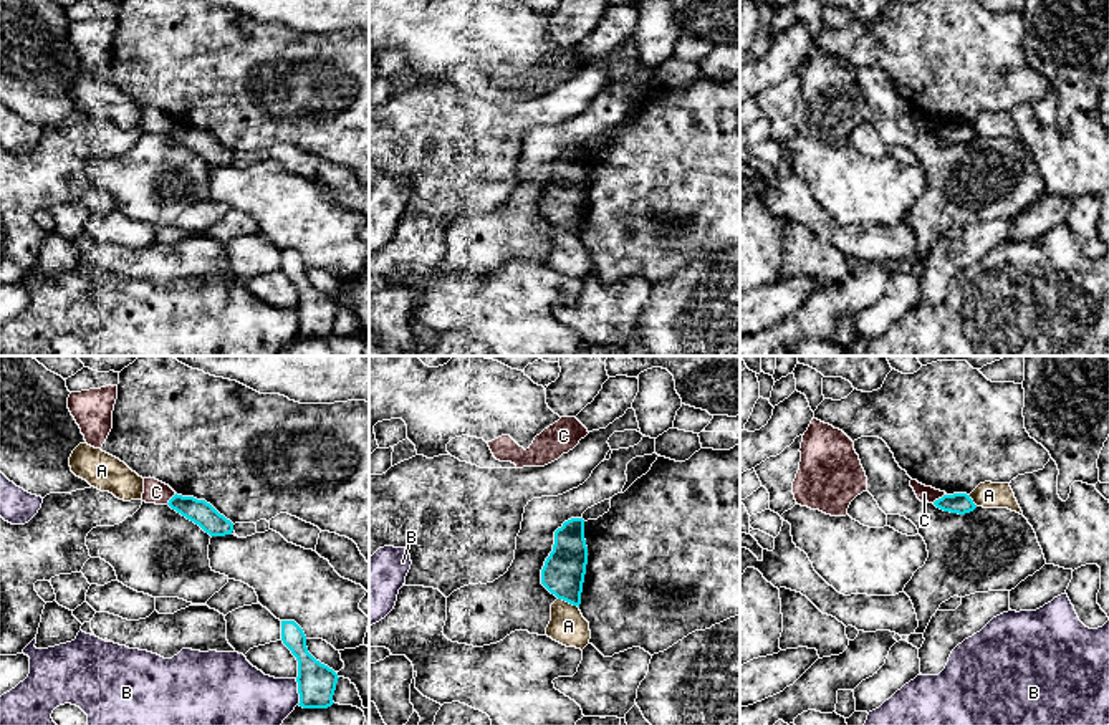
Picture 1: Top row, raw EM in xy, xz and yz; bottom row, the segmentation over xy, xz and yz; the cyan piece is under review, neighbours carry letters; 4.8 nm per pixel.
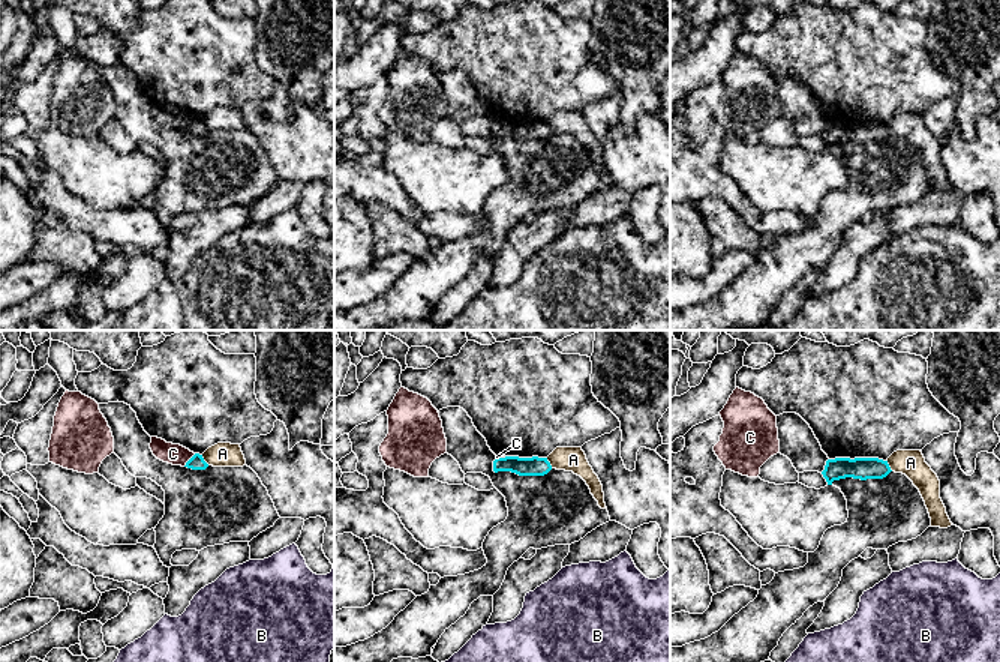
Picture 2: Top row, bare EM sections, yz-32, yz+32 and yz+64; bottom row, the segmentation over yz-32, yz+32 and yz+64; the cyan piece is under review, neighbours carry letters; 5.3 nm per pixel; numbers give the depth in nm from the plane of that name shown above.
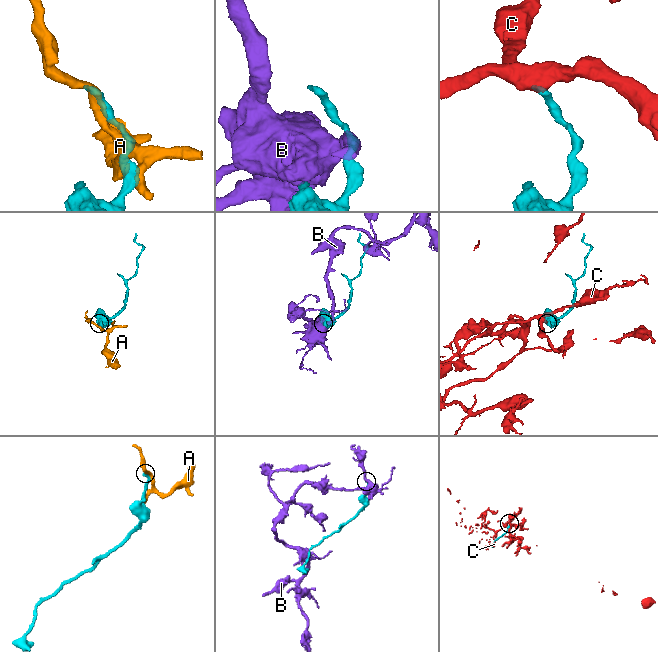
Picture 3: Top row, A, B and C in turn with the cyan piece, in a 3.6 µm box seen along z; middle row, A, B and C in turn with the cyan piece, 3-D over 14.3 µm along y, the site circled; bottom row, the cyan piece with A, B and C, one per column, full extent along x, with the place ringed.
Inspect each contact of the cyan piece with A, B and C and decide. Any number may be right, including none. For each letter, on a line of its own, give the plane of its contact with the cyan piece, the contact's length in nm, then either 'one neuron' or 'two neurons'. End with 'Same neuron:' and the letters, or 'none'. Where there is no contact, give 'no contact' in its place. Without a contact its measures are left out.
A: meets cyan in xz; contact 120 nm long; two neurons
B: meets cyan in xy; contact 130 nm long; two neurons
C: meets cyan in yz; contact 80 nm long; two neurons
Same neuron: none

